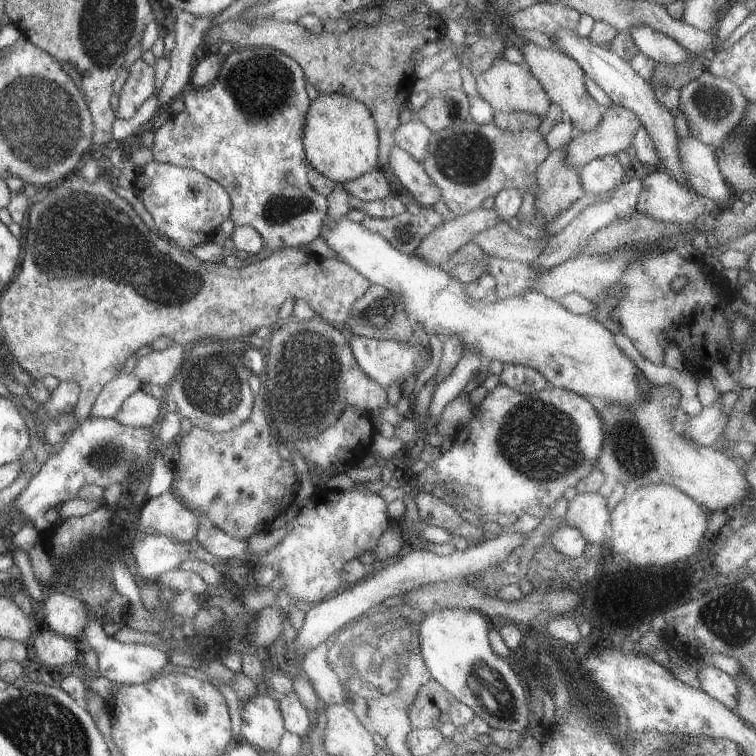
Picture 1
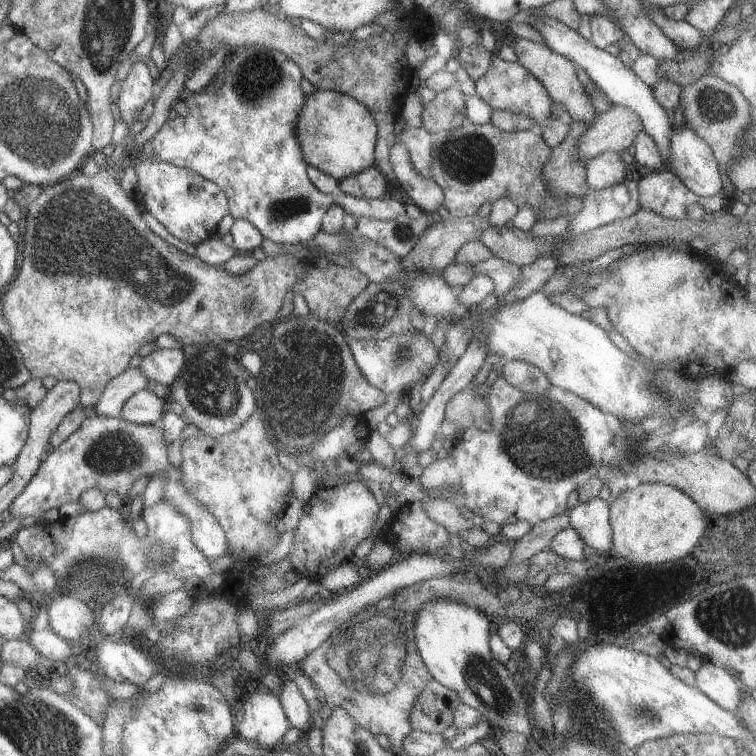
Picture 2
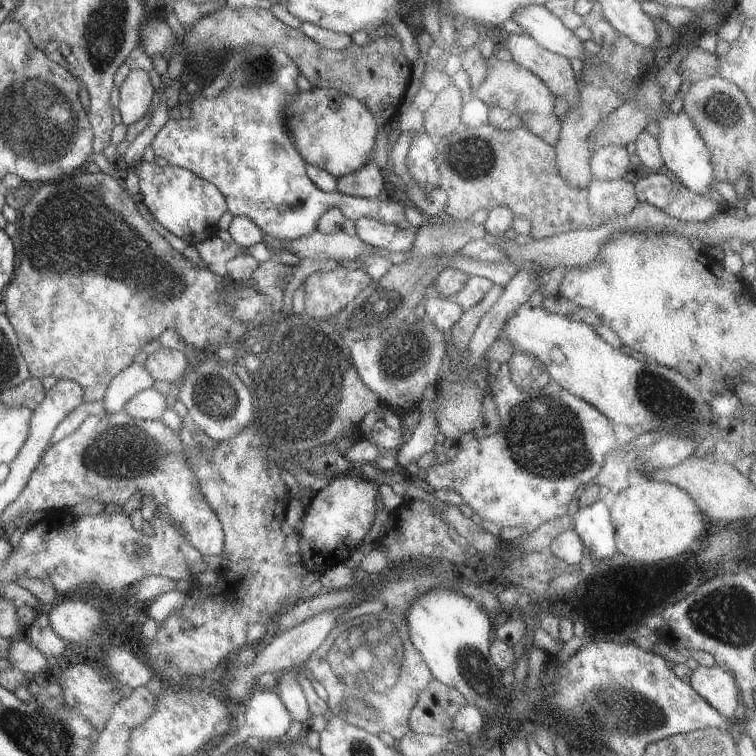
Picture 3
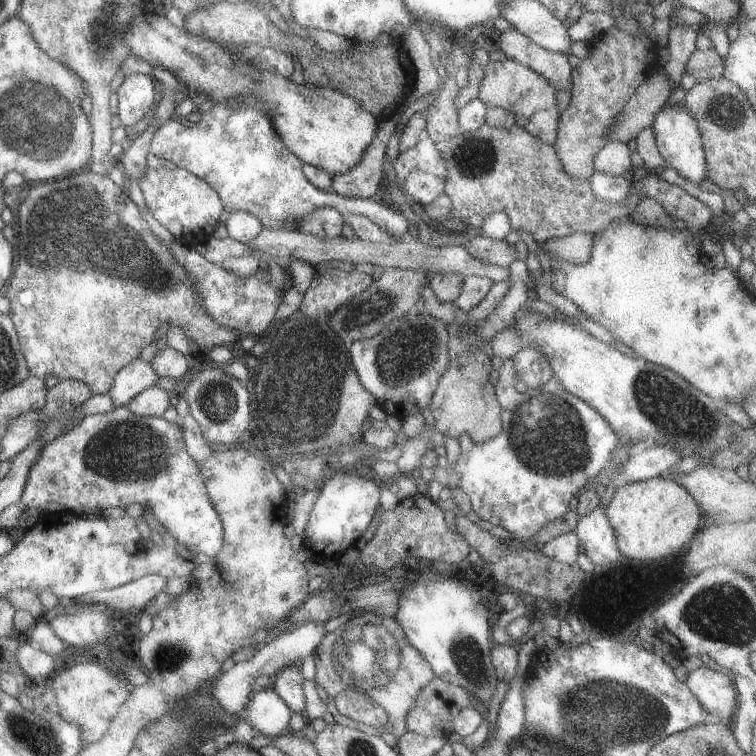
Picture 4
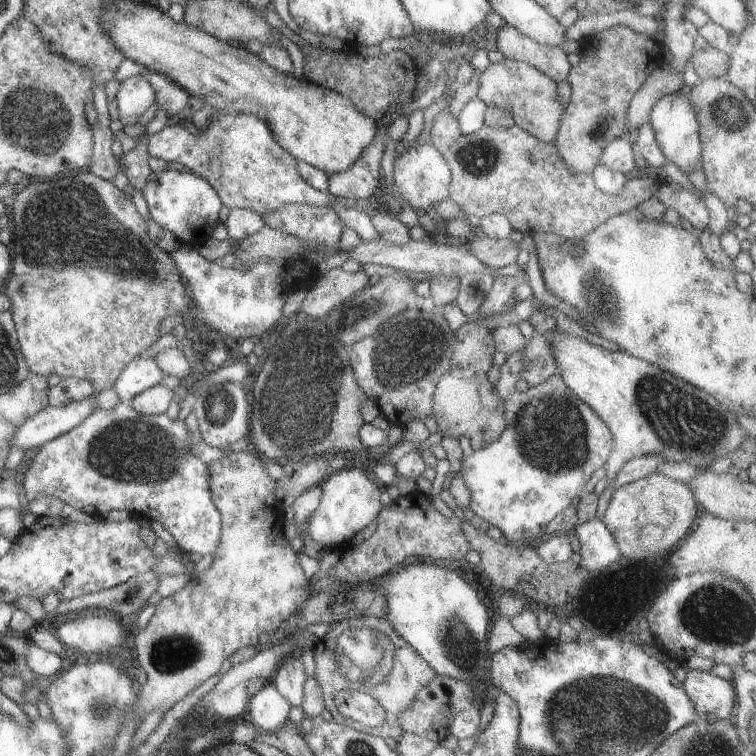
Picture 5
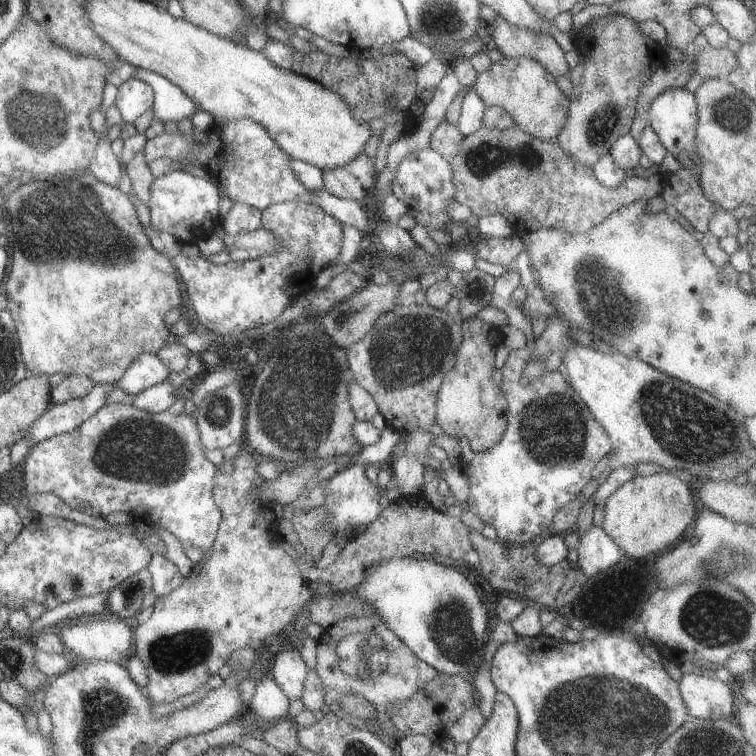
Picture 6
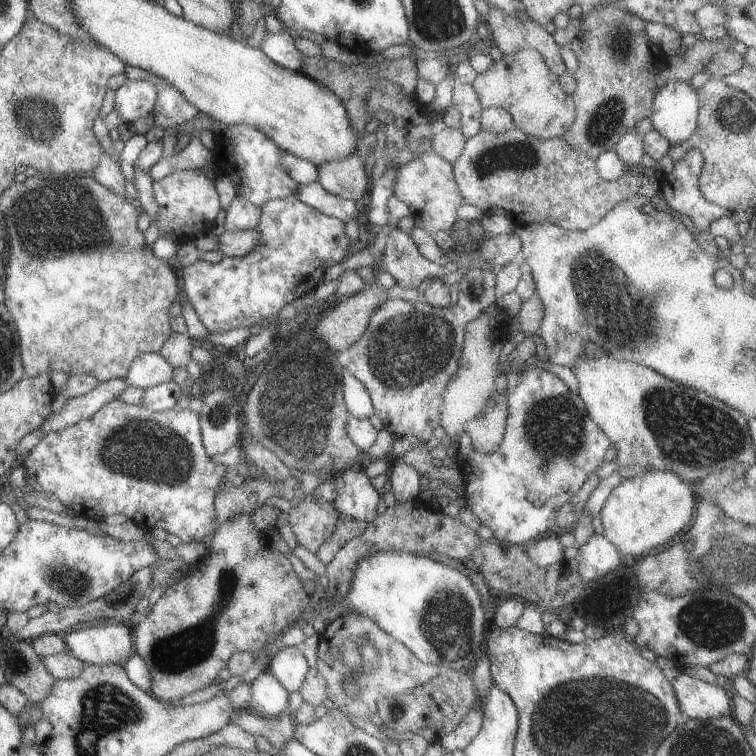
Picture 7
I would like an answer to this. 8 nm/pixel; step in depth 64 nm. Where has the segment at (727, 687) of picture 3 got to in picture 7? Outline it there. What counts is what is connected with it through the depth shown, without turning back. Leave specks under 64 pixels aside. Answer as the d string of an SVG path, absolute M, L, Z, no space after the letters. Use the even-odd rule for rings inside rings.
M679 672L671 680L671 690L675 694L681 716L686 719L711 720L729 715L731 710L731 698L720 680L709 684Z

